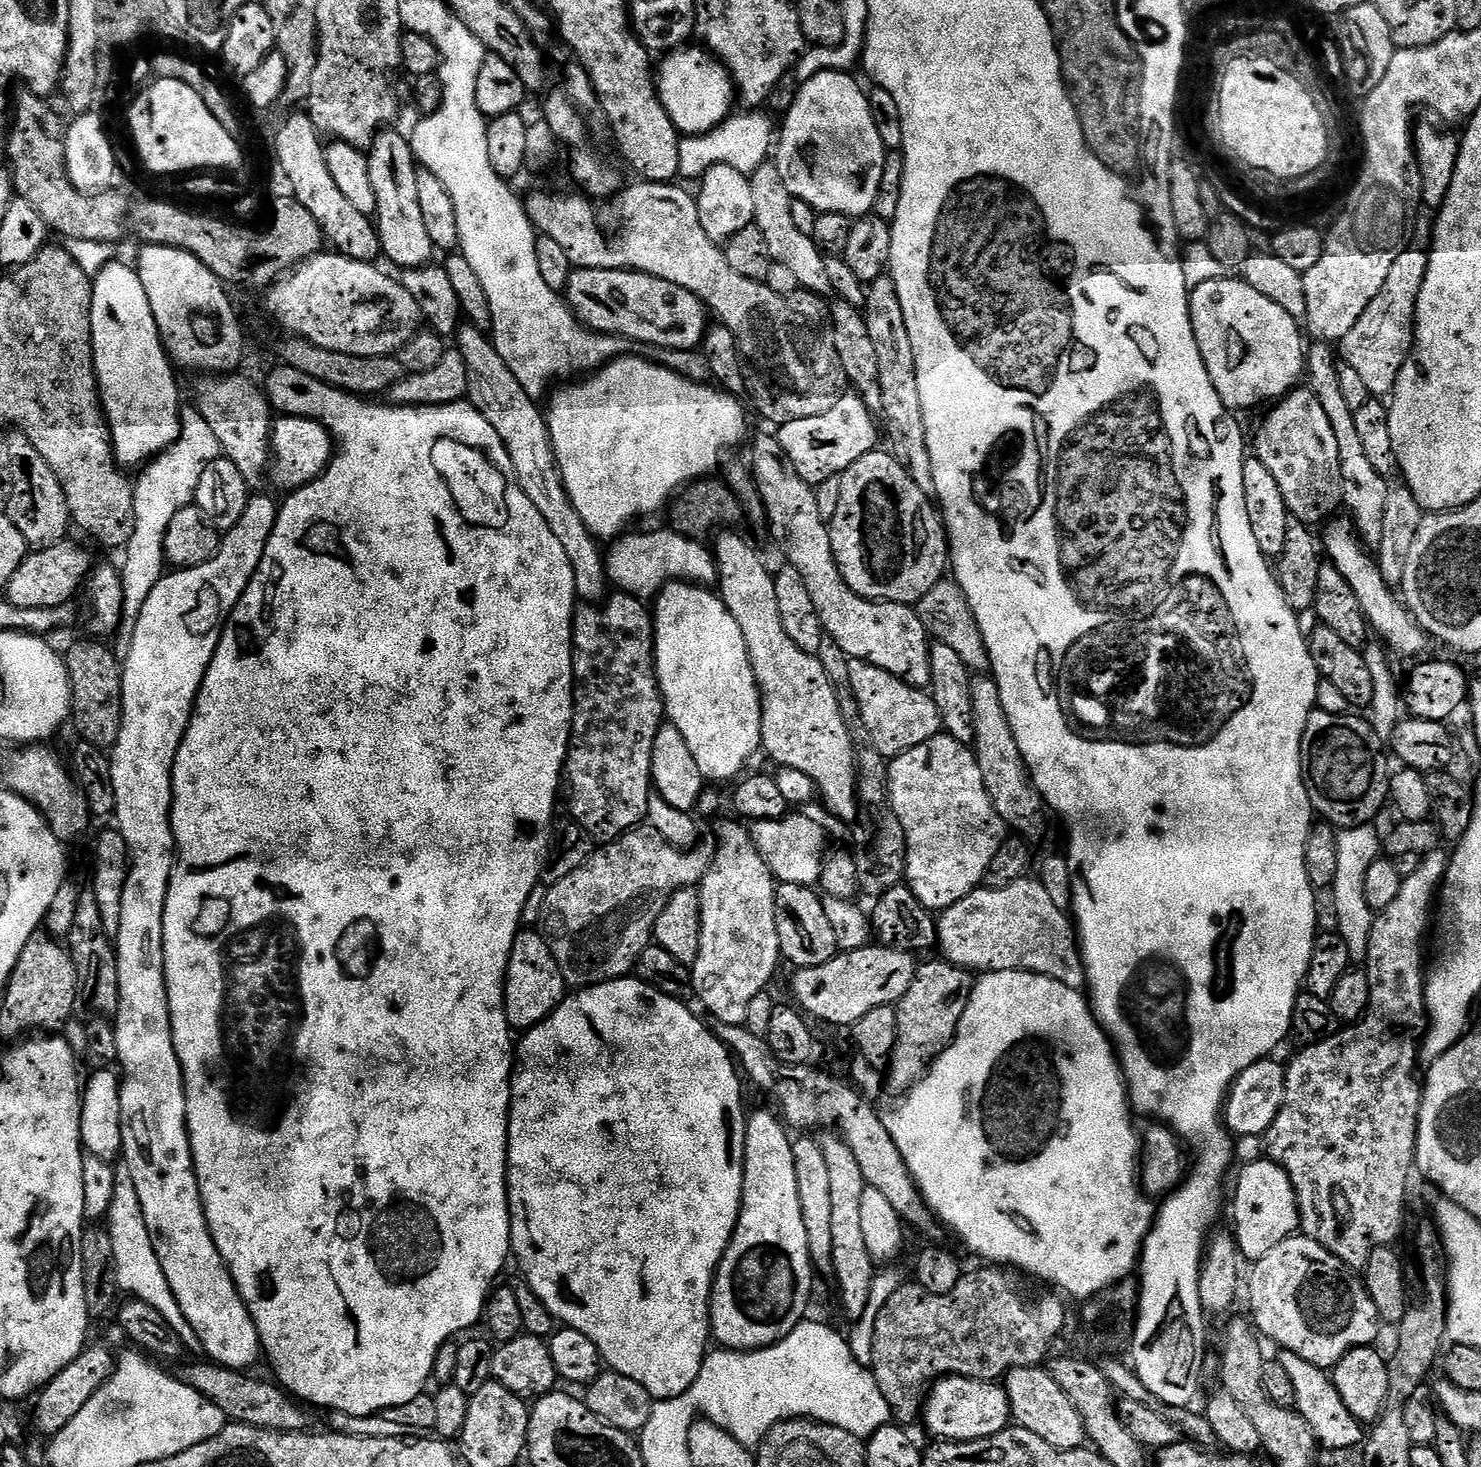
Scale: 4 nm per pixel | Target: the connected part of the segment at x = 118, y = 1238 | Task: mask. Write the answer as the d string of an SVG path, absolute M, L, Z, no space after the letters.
M116 1168L116 1185L114 1186L114 1202L106 1217L108 1233L114 1242L114 1262L116 1263L116 1282L119 1291L131 1294L137 1300L146 1300L154 1310L166 1318L166 1322L180 1336L185 1349L200 1348L200 1340L194 1330L186 1322L170 1286L166 1282L166 1274L162 1274L162 1266L158 1262L158 1254L154 1254L154 1246L150 1242L150 1230L146 1230L146 1218L142 1218L142 1202L138 1202L138 1190L134 1190L134 1178L130 1178L128 1169Z

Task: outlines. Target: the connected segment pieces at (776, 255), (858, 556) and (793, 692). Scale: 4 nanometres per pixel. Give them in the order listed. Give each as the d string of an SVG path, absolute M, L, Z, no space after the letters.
M766 162L752 172L750 195L754 197L754 223L766 237L773 261L789 268L797 276L801 289L817 294L831 293L830 277L826 275L825 253L821 252L810 236L798 230L794 214L790 214L792 195L790 190L786 190L786 182L782 182L782 174L778 174L775 163Z
M868 452L840 477L842 499L828 526L830 546L842 578L860 596L877 602L919 605L923 596L936 588L950 568L950 545L946 525L929 493L923 492L908 473L907 467L888 452Z
M736 530L721 531L715 540L718 595L723 600L726 610L730 610L734 622L738 622L738 630L742 630L748 661L752 663L752 673L756 676L756 684L760 688L760 743L763 751L768 751L769 758L776 766L801 772L812 780L818 789L819 799L824 799L825 806L838 819L855 821L858 809L856 748L854 743L852 744L853 733L844 721L836 697L836 687L830 682L819 659L811 652L798 650L790 634L786 634L786 626L782 626L782 614L778 614L778 594L774 591L776 577L771 571L768 573L763 558L736 533Z

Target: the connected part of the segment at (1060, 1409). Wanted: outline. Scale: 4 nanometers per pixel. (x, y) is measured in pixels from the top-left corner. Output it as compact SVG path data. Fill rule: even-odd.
M1043 1367L1010 1370L1003 1377L1002 1386L1008 1395L1012 1420L1019 1427L1030 1430L1030 1434L1038 1434L1042 1442L1050 1442L1050 1446L1062 1450L1079 1448L1085 1443L1084 1423L1078 1410L1074 1410L1074 1402L1062 1394L1062 1386L1058 1386Z

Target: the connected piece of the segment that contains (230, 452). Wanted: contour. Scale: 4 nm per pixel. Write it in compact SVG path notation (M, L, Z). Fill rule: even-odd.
M216 374L205 379L208 381L200 388L200 416L216 435L224 451L221 453L242 470L249 486L256 486L270 468L274 412L261 385L259 388L254 381L236 375L240 374Z

